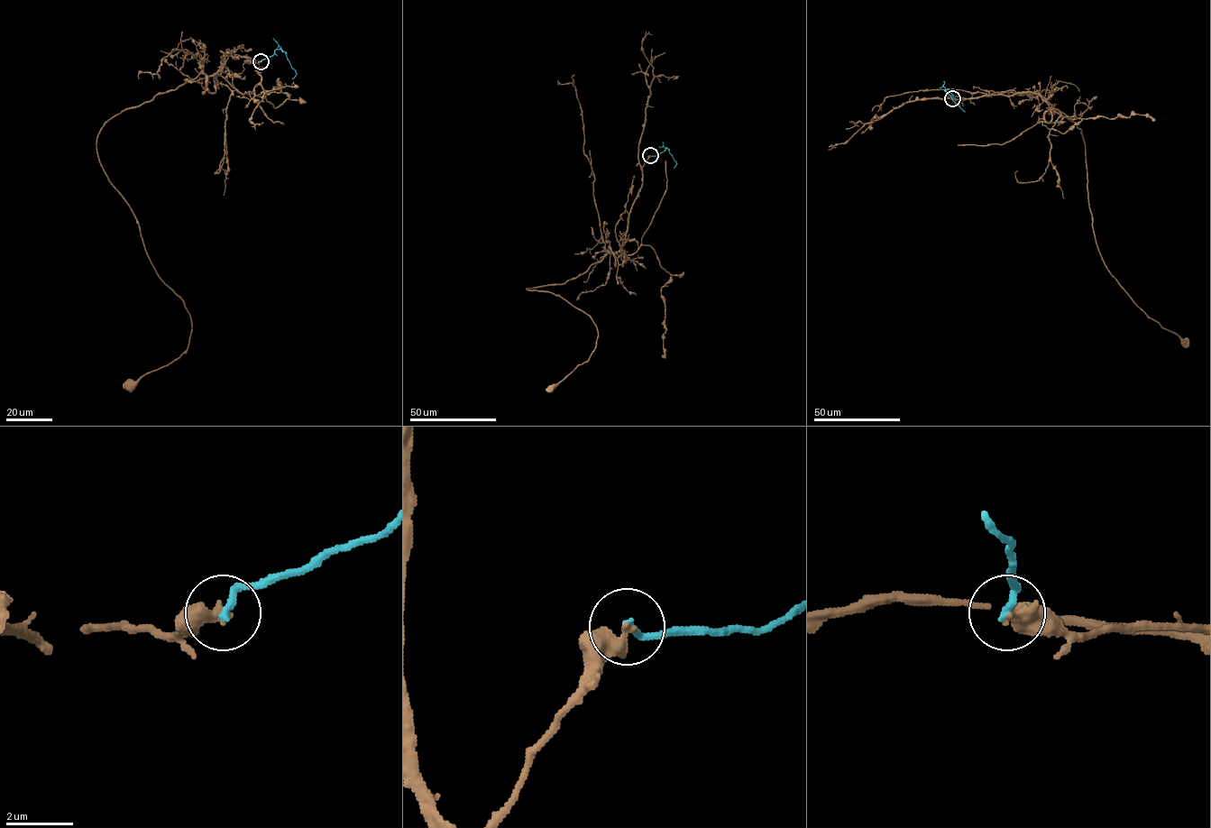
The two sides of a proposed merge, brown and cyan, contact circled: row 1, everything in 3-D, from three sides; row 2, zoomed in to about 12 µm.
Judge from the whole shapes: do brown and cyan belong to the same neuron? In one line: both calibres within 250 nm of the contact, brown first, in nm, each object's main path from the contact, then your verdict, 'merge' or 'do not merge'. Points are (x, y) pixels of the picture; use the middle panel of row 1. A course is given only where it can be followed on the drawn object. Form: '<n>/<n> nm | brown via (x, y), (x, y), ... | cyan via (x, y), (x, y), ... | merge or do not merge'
420/240 nm | brown via (650, 155), (621, 247), (561, 284), (526, 289), (558, 295), (597, 328), (590, 358), (549, 388) | cyan via (650, 155), (657, 155), (667, 149), (676, 163), (674, 168) | do not merge

